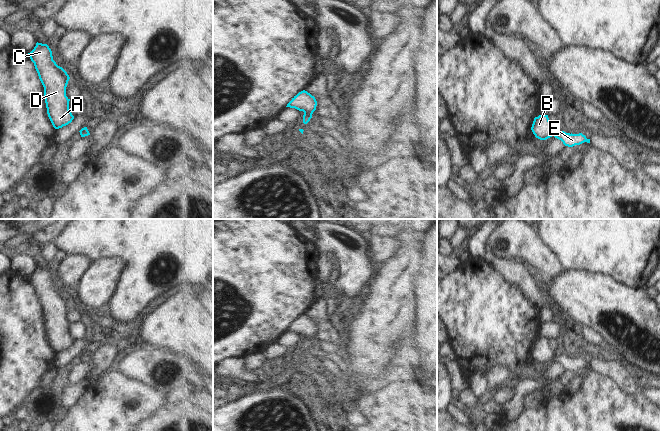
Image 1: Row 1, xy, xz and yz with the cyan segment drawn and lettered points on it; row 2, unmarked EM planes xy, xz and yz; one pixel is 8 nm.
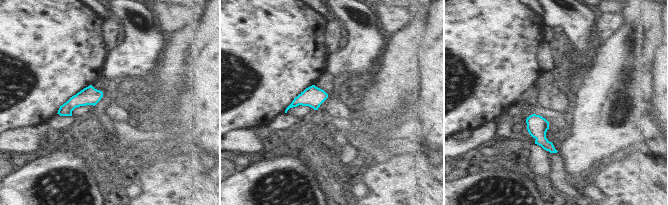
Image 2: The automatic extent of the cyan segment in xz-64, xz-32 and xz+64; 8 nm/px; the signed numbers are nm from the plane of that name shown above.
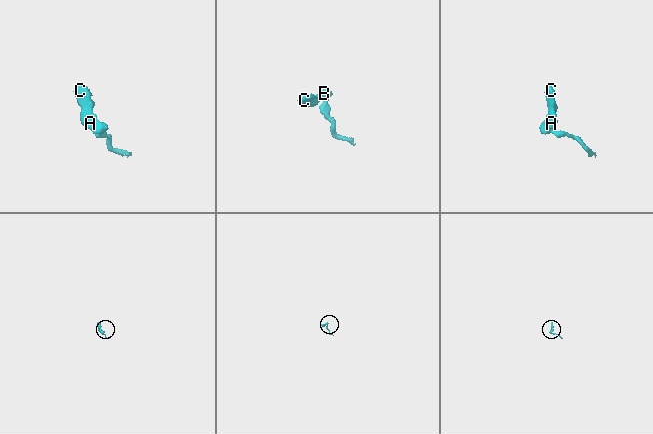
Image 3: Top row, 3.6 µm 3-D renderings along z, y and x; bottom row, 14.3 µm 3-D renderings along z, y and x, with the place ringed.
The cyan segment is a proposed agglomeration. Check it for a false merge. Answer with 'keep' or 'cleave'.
keep

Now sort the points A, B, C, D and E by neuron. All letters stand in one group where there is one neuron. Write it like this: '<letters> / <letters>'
A B C D E

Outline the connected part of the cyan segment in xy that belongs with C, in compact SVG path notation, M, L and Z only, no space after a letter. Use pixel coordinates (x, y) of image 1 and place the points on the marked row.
M37 42L28 55L44 87L47 114L53 127L59 129L68 125L74 119L69 110L70 99L66 96L69 75L53 60L52 51L47 44Z

